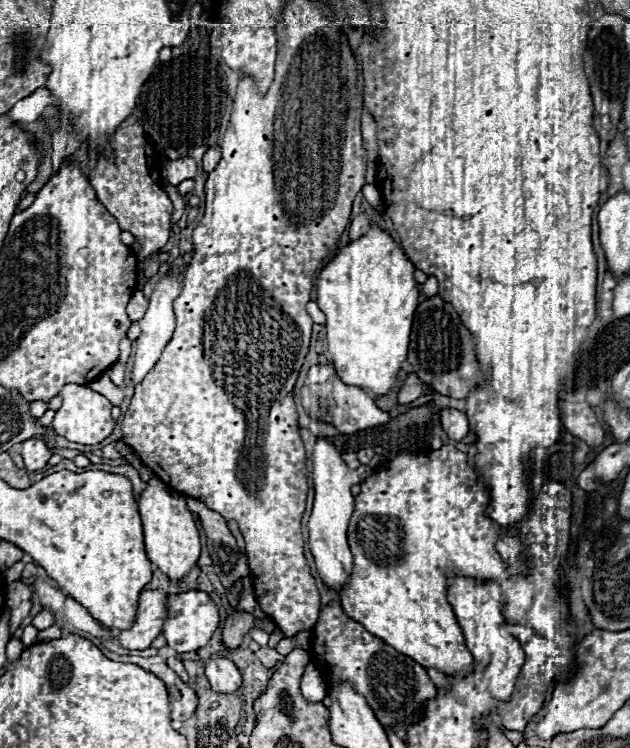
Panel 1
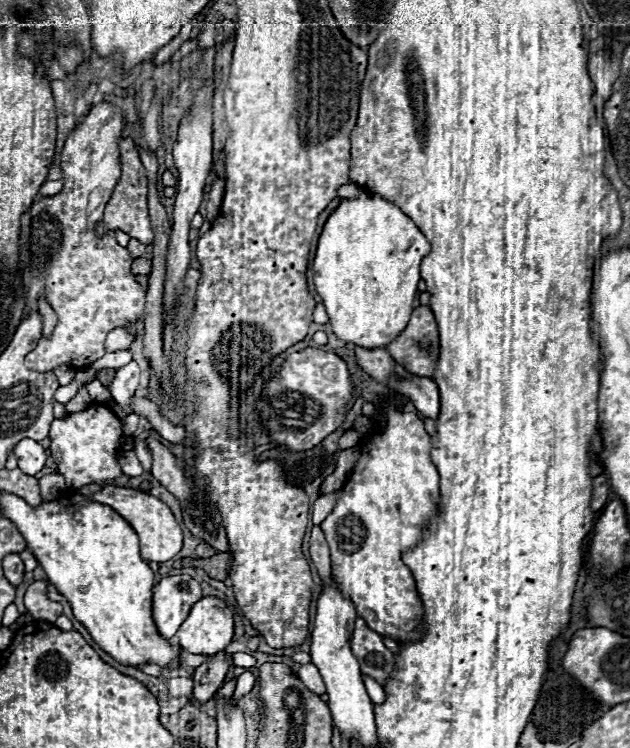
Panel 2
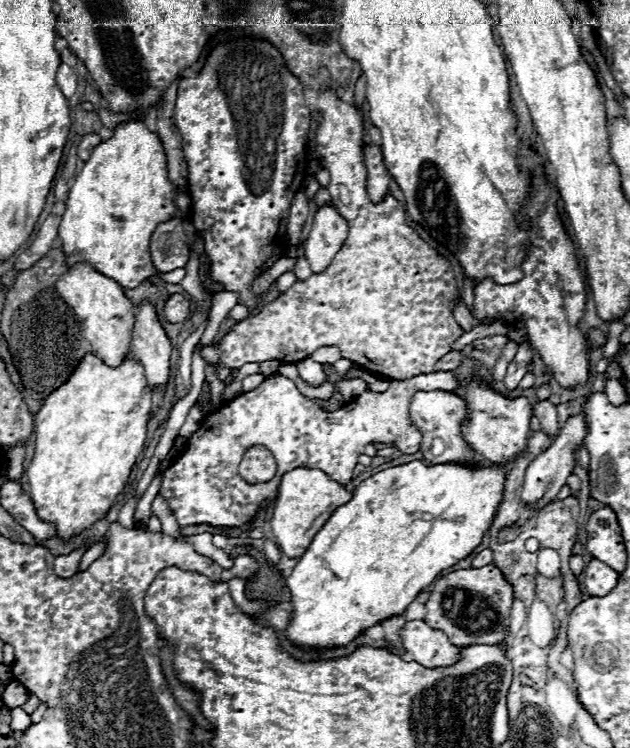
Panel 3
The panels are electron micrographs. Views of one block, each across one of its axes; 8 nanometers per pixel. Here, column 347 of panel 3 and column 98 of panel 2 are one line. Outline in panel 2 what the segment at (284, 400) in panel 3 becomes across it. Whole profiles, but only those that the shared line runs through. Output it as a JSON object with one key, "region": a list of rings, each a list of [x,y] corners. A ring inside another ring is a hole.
{"region":[[[90,404],[82,412],[66,414],[52,422],[50,428],[50,454],[58,464],[58,472],[66,478],[66,486],[82,488],[84,484],[96,482],[106,484],[122,476],[118,456],[122,452],[122,422],[120,418],[100,404]]]}

